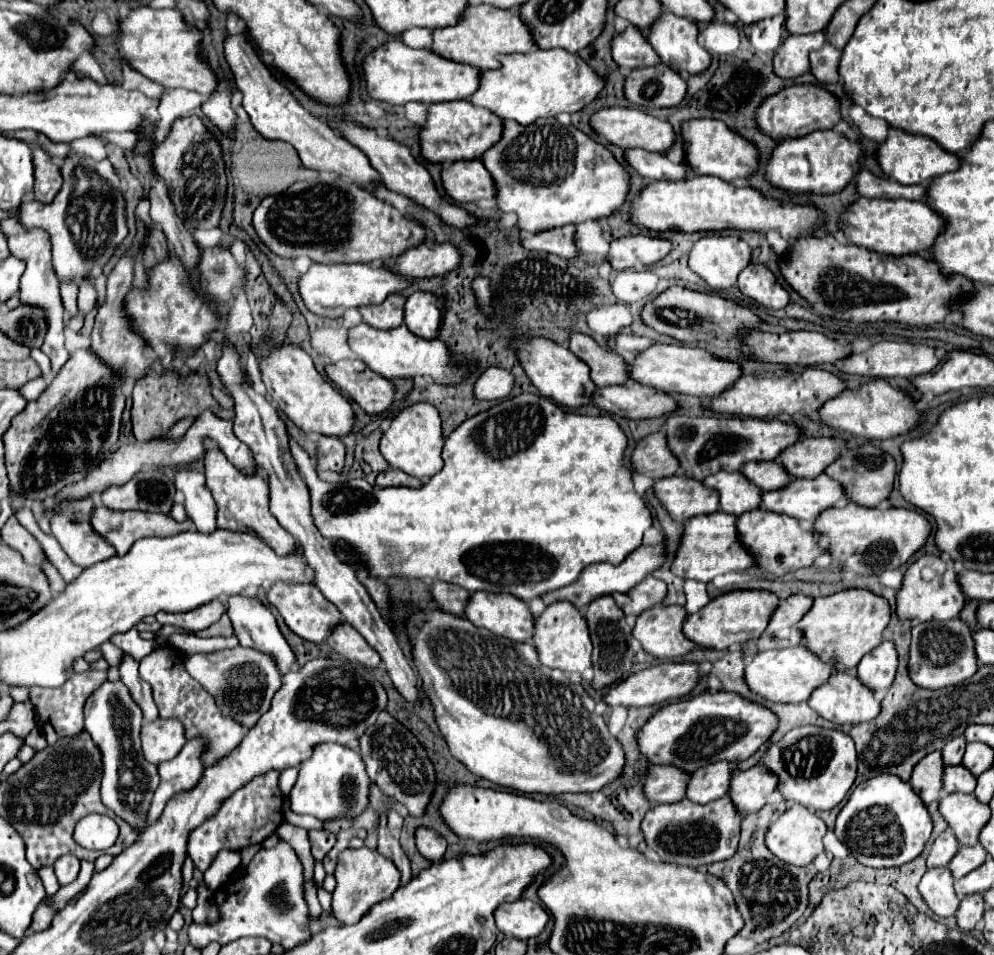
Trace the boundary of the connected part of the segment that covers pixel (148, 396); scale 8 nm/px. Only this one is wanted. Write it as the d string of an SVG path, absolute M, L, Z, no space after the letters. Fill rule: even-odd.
M164 372L162 376L148 374L144 380L136 382L134 392L132 392L132 400L134 400L134 406L132 406L132 426L134 426L134 430L132 432L134 432L138 442L148 442L148 440L160 438L180 418L186 418L186 416L196 418L204 410L212 410L214 414L220 414L224 420L232 420L234 418L234 410L222 408L212 398L208 380L200 378L200 376L192 376L192 378L180 380L178 376L174 376L170 372Z

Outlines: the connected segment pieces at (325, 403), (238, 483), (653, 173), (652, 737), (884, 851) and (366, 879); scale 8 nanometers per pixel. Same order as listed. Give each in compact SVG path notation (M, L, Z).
M284 342L278 344L266 360L260 362L262 382L268 398L278 404L278 410L288 416L300 430L322 436L346 436L356 422L350 402L316 370L312 358L298 346Z
M206 440L206 448L208 452L204 456L204 474L218 506L218 528L228 528L232 532L252 532L280 556L296 552L296 540L292 540L292 534L280 526L280 522L268 508L268 482L262 476L244 476L240 470L234 468L234 464L228 462L228 458L216 448L216 444L212 444L212 440Z
M626 150L626 160L630 166L646 180L684 180L688 172L688 164L674 164L662 152L648 152L648 150Z
M704 692L688 700L660 708L640 730L640 752L652 764L674 764L696 772L704 764L728 760L738 764L750 758L778 730L778 716L766 706L744 698L738 692Z
M876 776L858 784L836 818L836 836L864 866L886 868L914 860L932 834L932 816L910 782L898 776Z
M366 846L362 848L346 848L340 852L338 856L338 866L336 866L336 890L334 890L334 900L332 900L332 910L334 916L342 922L342 924L356 924L360 922L360 918L364 916L364 912L368 912L368 908L372 908L374 904L378 904L380 900L388 900L400 882L400 872L394 866L394 862L390 862L388 858L380 856L376 850L368 850Z

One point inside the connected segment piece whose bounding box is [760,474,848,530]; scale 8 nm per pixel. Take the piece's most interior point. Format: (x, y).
(804, 499)

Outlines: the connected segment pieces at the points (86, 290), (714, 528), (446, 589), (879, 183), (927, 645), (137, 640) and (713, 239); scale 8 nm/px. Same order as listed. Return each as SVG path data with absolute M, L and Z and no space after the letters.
M89 278L84 279L79 286L78 292L78 310L88 314L96 304L96 290L94 290L94 282Z
M712 512L694 516L684 524L682 546L672 564L672 574L678 578L692 578L700 582L712 582L716 576L722 576L732 570L750 570L756 562L748 552L746 544L740 544L736 536L736 516L728 516L728 512Z
M444 582L432 584L432 596L442 606L444 612L450 612L454 616L464 616L466 604L470 600L468 590L456 586L456 584L444 584Z
M862 170L856 176L856 186L864 198L906 198L906 200L924 200L926 186L904 186L890 178L878 178L870 170Z
M952 618L948 622L930 620L928 624L920 622L912 628L912 644L910 644L910 660L908 660L910 678L914 684L930 690L954 686L972 678L978 670L974 638L970 626L962 618Z
M136 628L128 630L126 634L112 636L110 642L114 646L118 646L122 652L128 652L128 656L132 656L136 662L140 662L144 656L148 656L148 652L154 650L154 642L140 638L138 632L136 632Z
M718 234L706 236L694 244L688 264L700 278L706 280L710 288L724 290L734 286L738 280L738 274L750 264L750 246L736 236L718 236Z

